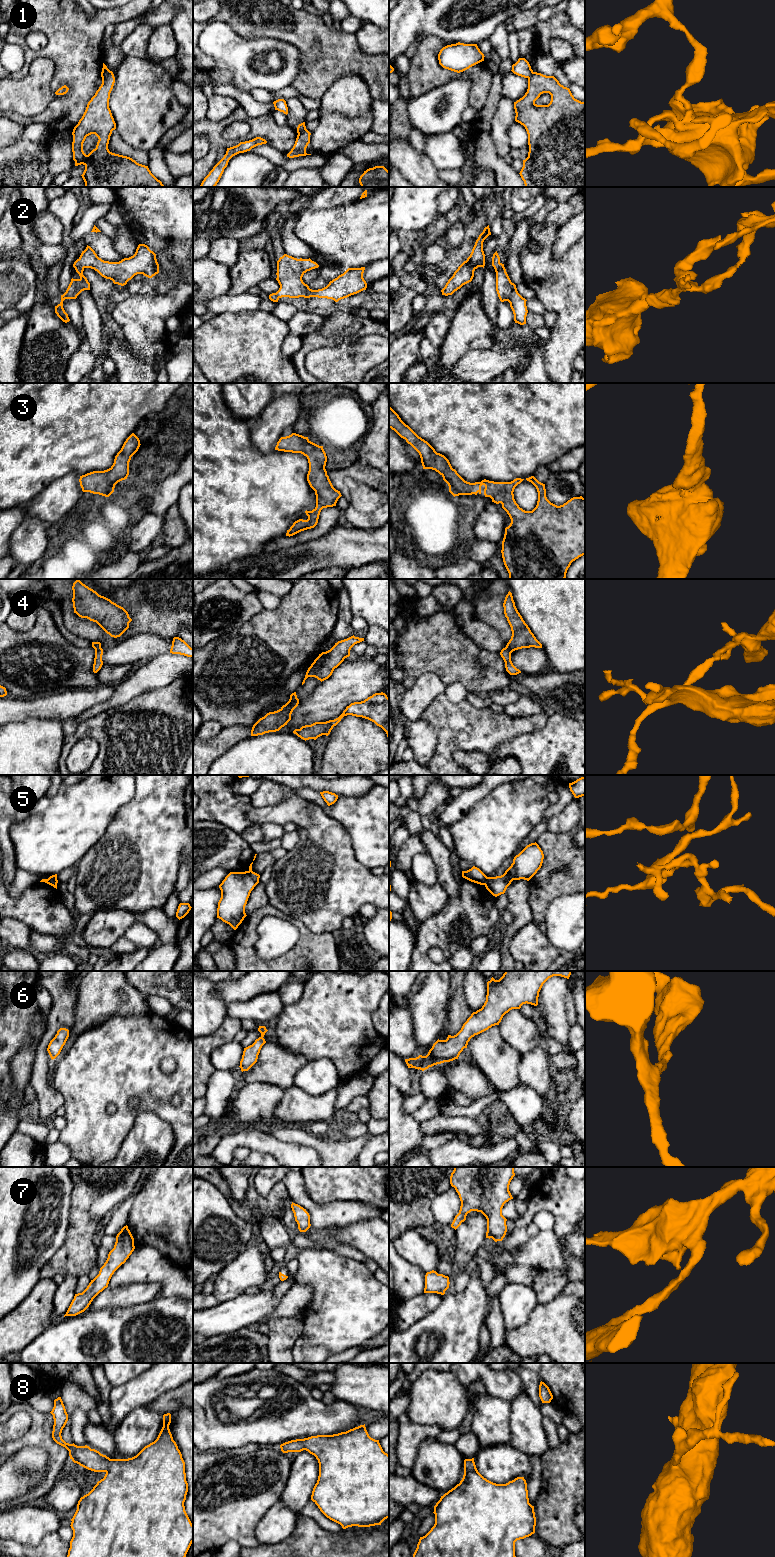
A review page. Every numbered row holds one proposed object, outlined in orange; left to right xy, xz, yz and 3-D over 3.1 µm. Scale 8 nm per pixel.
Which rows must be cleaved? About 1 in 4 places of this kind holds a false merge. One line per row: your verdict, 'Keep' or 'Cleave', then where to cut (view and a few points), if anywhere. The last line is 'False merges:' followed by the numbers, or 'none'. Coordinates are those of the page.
1: Cleave. Split along xy (112, 72), (102, 77)
2: Keep. No split
3: Keep. No split
4: Cleave. Split along yz (506, 646), (511, 652)
5: Cleave. Split along yz (487, 877), (484, 884)
6: Keep. No split
7: Keep. No split
8: Keep. No split
False merges: 1, 4, 5

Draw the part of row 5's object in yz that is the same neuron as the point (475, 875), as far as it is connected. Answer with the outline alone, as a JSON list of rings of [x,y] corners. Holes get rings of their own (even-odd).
[[[475,866],[467,871],[462,871],[462,877],[480,885],[485,885],[487,879],[487,876]]]

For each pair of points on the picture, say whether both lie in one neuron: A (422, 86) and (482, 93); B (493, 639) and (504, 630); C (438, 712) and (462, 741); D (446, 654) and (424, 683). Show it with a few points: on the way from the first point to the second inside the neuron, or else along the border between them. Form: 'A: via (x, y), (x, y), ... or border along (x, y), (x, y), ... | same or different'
A: via (438, 75), (468, 75), (470, 77) | same
B: border along (480, 620), (488, 624), (498, 634), (505, 646) | different
C: via (445, 719), (460, 734) | same
D: border along (412, 684), (422, 674), (434, 672), (445, 685) | different

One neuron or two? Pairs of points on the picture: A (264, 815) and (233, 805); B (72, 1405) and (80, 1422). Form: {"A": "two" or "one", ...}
{"A": "two", "B": "two"}

